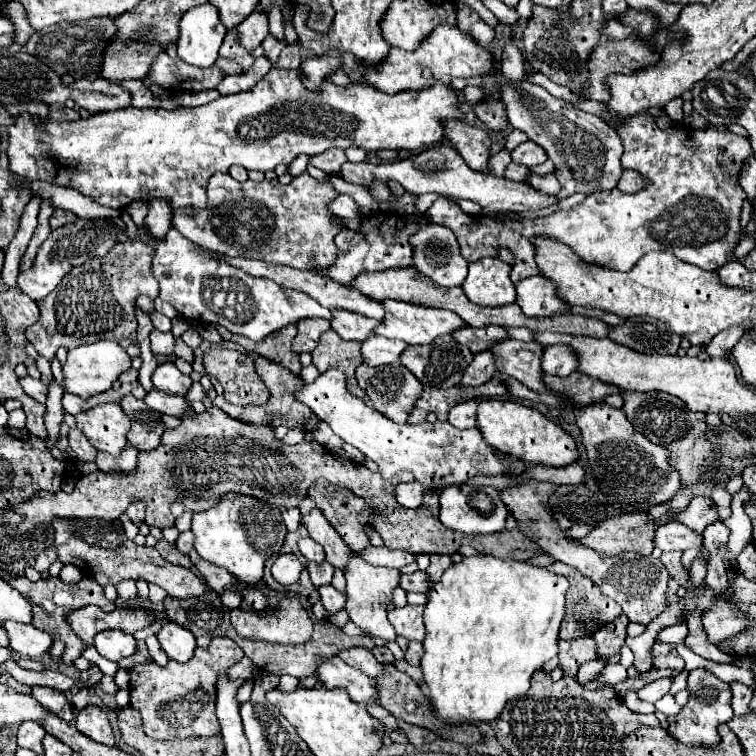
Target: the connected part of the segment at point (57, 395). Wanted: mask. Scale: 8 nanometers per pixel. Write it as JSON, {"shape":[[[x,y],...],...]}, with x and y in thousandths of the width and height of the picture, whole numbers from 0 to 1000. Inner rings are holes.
{"shape":[[[70,504],[65,512],[65,520],[62,520],[62,530],[60,530],[60,538],[62,538],[60,567],[62,567],[62,583],[67,589],[75,589],[75,583],[78,583],[78,570],[81,570],[81,560],[83,560],[83,549],[86,549],[81,528],[83,528],[83,515],[75,509],[75,504]]]}

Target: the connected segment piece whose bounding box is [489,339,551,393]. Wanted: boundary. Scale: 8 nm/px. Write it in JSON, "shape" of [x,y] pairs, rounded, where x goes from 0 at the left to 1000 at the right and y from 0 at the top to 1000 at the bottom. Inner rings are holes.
{"shape":[[[681,448],[663,451],[647,462],[655,470],[655,483],[660,485],[660,493],[668,493],[673,499],[681,499],[694,512],[724,520],[729,517],[718,504],[718,459],[713,454],[692,454]]]}

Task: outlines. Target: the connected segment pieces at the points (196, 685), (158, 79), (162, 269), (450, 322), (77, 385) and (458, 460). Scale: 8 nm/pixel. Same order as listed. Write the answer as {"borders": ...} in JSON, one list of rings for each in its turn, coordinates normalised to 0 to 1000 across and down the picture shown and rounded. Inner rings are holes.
{"borders":[[[[284,843],[274,858],[261,856],[258,866],[247,877],[224,874],[221,882],[210,882],[205,874],[179,880],[173,885],[173,935],[187,943],[189,964],[202,978],[247,978],[247,975],[279,975],[290,970],[284,948],[287,898],[298,888],[324,869],[319,856],[303,843]]],[[[210,67],[202,78],[200,94],[189,102],[189,112],[200,115],[202,110],[216,118],[234,118],[234,123],[263,123],[271,118],[284,118],[290,104],[298,99],[321,99],[324,94],[306,78],[287,75],[282,89],[263,91],[250,83],[242,83],[237,75],[226,78],[221,67]]],[[[224,303],[218,321],[205,327],[202,364],[213,380],[210,393],[229,403],[239,419],[255,422],[258,427],[298,433],[337,454],[345,454],[358,440],[385,427],[396,427],[398,422],[440,422],[440,411],[425,406],[425,401],[409,396],[409,390],[398,385],[377,382],[364,377],[358,369],[332,366],[321,358],[300,353],[300,348],[284,348],[284,343],[274,343],[274,337],[269,337],[269,332],[263,332],[263,327],[245,316],[234,303]]],[[[520,396],[507,398],[507,403],[512,406],[512,422],[504,425],[499,443],[507,443],[512,448],[530,448],[538,456],[567,456],[567,454],[573,454],[573,448],[578,448],[583,443],[597,443],[599,438],[618,433],[618,427],[607,417],[602,417],[599,411],[591,411],[591,409],[562,406],[562,403],[520,398]]],[[[128,451],[120,456],[107,456],[99,462],[91,462],[89,480],[83,483],[83,499],[86,499],[86,512],[91,520],[104,522],[110,528],[118,528],[126,520],[136,520],[147,515],[147,509],[155,504],[155,499],[173,485],[173,472],[157,454],[149,451]]],[[[448,488],[425,493],[417,507],[393,517],[393,525],[398,533],[414,541],[425,557],[435,560],[435,565],[456,586],[470,589],[480,602],[485,602],[485,607],[496,610],[509,634],[517,634],[528,623],[544,623],[565,647],[586,647],[594,642],[610,642],[631,628],[689,628],[700,618],[700,612],[676,602],[663,610],[660,602],[642,586],[631,565],[610,570],[591,557],[560,557],[552,562],[520,560],[464,522],[456,512],[456,496]]]]}

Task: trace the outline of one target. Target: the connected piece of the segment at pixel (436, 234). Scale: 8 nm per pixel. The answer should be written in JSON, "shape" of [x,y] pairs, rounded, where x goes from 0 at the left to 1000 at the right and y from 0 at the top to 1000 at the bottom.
{"shape":[[[560,295],[560,303],[544,313],[549,327],[549,353],[583,380],[607,380],[618,366],[618,345],[607,337],[607,324],[597,306],[581,298]]]}

